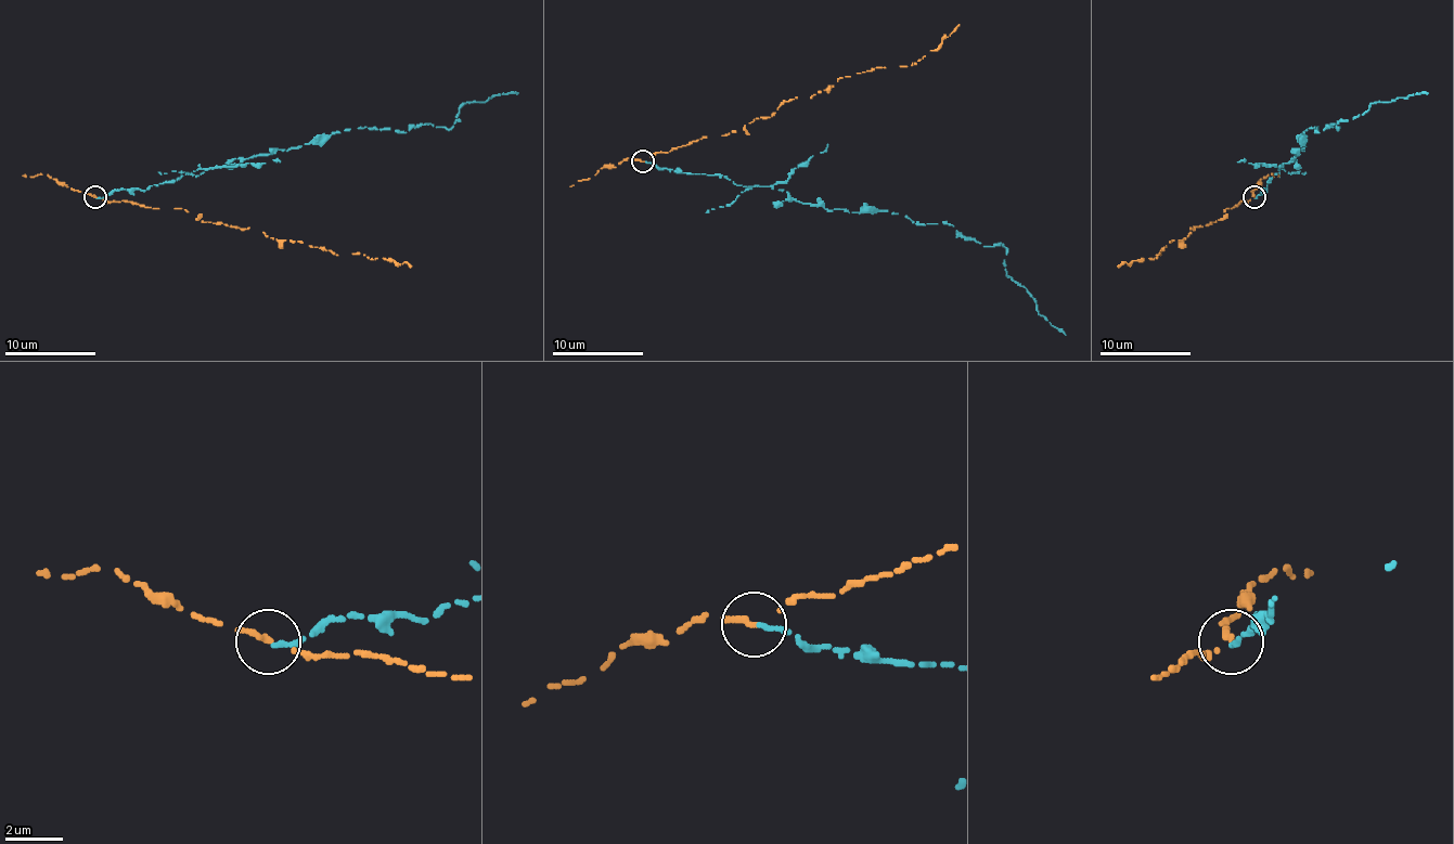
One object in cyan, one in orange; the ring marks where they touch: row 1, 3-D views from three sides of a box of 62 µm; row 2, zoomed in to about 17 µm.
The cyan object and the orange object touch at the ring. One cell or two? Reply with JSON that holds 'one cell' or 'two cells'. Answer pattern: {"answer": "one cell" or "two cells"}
{"answer": "two cells"}

